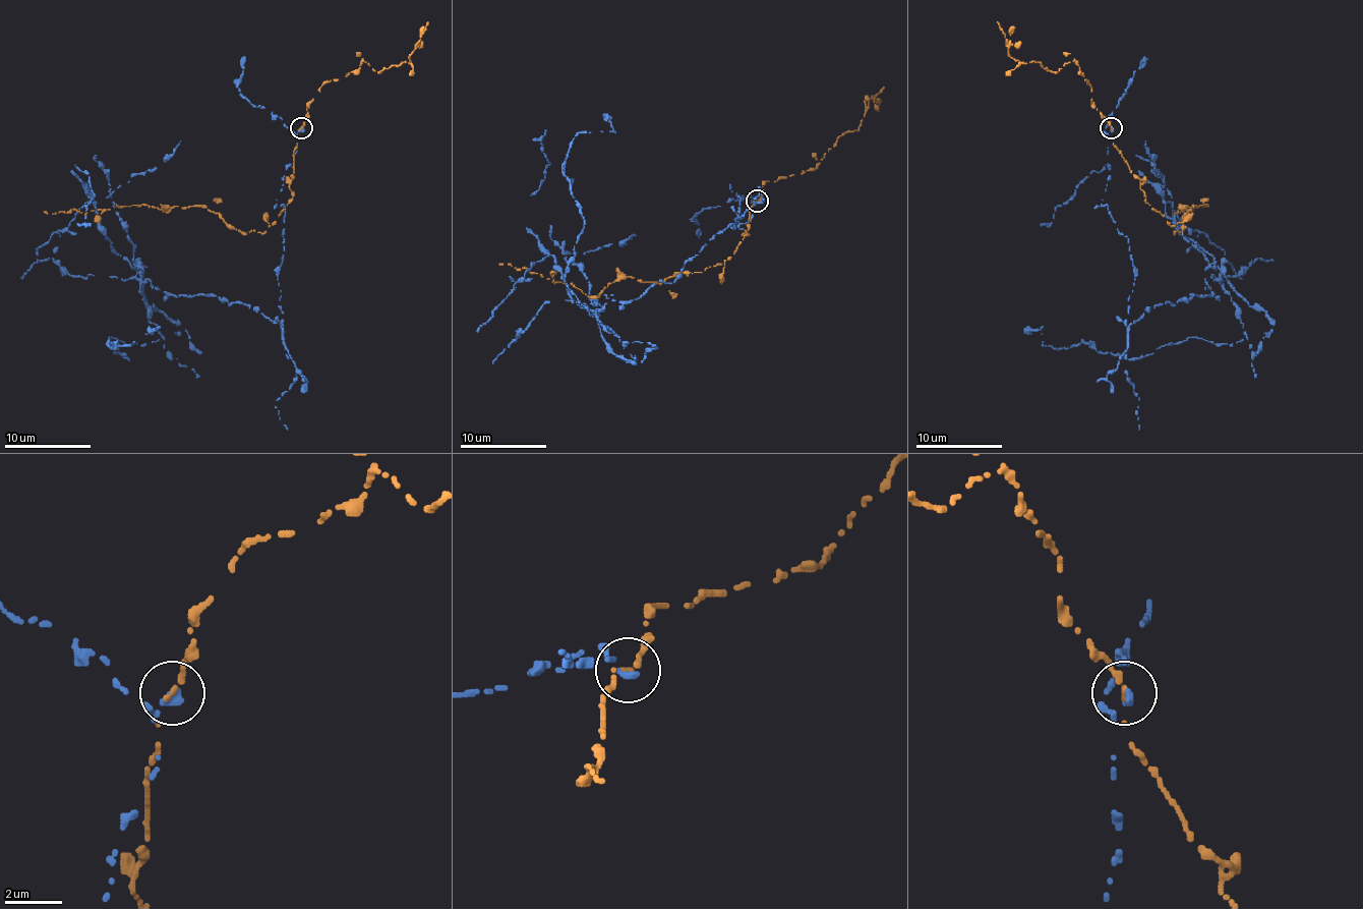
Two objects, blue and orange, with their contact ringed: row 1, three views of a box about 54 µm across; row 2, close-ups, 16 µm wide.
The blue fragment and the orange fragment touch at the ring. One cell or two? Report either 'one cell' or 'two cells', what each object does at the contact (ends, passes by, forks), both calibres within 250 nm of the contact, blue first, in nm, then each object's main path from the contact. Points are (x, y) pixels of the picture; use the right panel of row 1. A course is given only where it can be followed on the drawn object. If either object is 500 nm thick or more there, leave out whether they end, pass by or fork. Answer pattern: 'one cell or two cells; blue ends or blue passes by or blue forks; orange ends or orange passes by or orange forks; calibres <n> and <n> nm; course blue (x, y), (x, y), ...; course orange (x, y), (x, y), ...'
two cells; blue ends; orange ends; calibres 320 and 240 nm; course blue (1112, 127), (1101, 204), (1129, 238), (1126, 323), (1210, 296), (1218, 279), (1245, 338), (1126, 359), (1024, 331); course orange (1112, 127), (1114, 147), (1174, 233), (1183, 233), (1183, 219), (1193, 208), (1187, 208), (1206, 206), (1174, 212)

